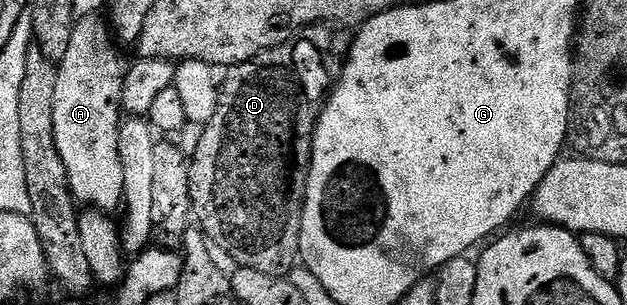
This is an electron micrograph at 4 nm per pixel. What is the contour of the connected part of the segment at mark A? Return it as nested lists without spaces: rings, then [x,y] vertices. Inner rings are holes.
[[[100,16],[80,18],[74,24],[67,55],[63,55],[57,65],[55,79],[55,147],[59,147],[59,159],[63,159],[63,167],[67,167],[69,192],[73,194],[74,202],[102,211],[120,210],[125,200],[119,135],[123,124],[123,94],[127,69],[124,64],[121,66],[121,57],[117,54],[116,47],[118,48],[110,26]]]

